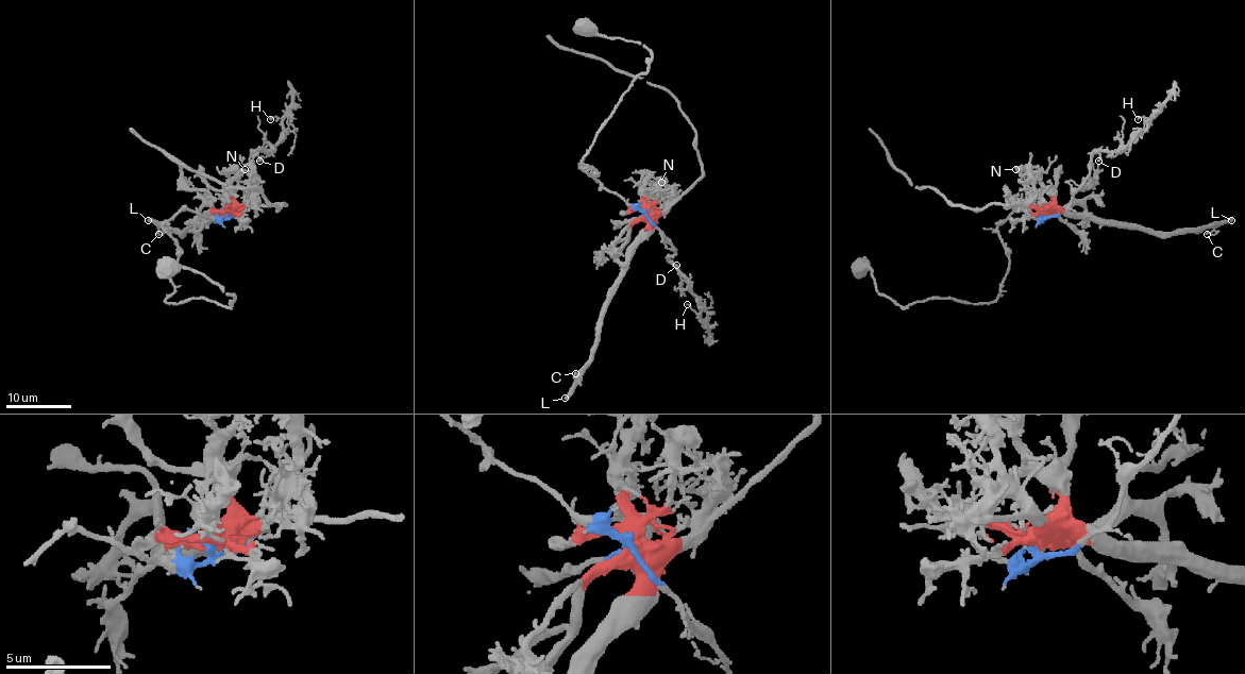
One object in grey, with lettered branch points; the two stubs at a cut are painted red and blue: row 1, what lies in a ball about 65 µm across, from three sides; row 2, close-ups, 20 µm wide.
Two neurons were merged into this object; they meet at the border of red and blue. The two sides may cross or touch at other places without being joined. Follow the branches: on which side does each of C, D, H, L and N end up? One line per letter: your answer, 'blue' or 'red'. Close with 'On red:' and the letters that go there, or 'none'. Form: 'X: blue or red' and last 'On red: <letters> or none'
C: red
D: blue
H: blue
L: red
N: red
On red: C, L, N

